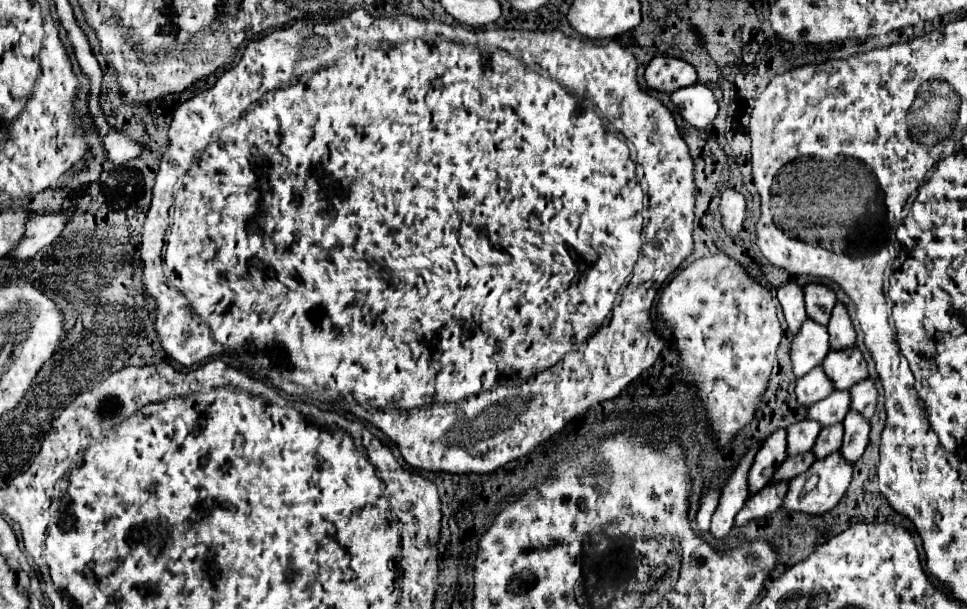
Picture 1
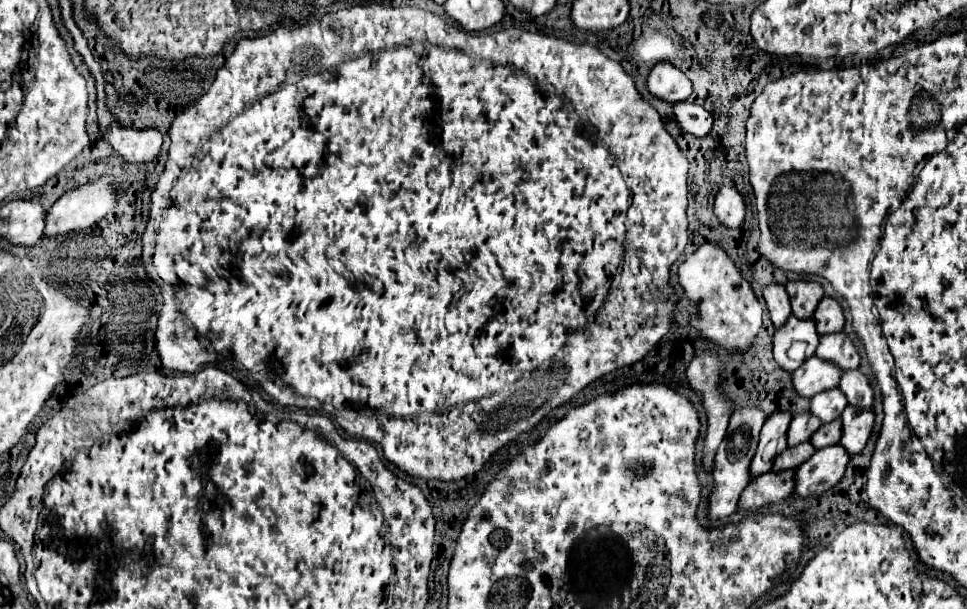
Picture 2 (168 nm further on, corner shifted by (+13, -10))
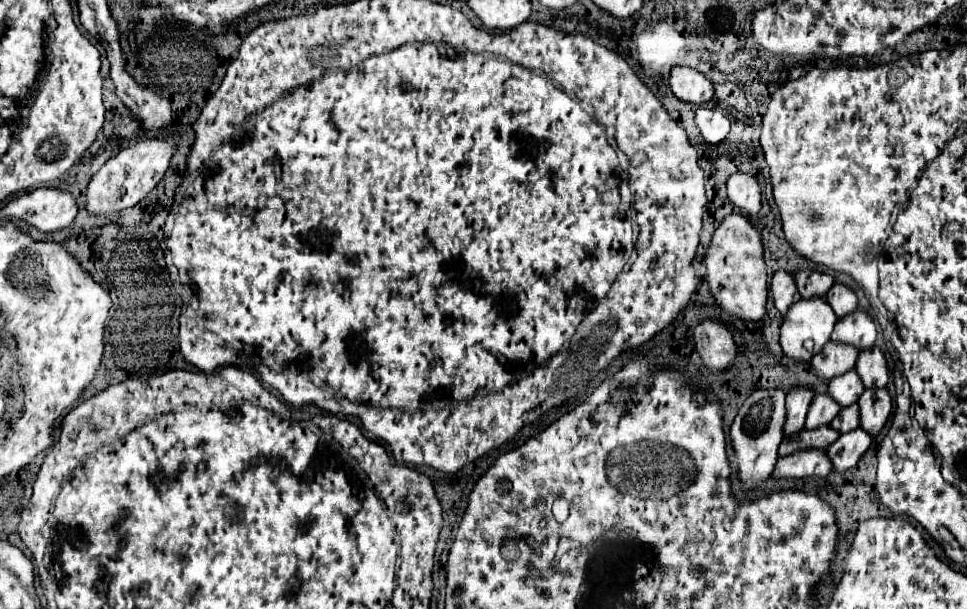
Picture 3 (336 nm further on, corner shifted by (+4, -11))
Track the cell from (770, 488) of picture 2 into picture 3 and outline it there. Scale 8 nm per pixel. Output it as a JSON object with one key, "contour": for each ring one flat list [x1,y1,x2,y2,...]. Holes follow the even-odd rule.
{"contour":[[810,449,810,451,798,451,790,457,778,459,772,479,774,481,808,479,808,477,824,479,824,477,828,477,830,471,832,471,832,465,830,465,826,453]]}

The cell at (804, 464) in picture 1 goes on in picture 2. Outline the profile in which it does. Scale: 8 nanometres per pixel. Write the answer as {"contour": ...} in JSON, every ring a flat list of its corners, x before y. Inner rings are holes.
{"contour":[[809,442,785,448,781,454,775,456,773,462,773,470,789,470,789,468,797,468,801,466,807,458,811,458,811,454,815,452,815,448]]}

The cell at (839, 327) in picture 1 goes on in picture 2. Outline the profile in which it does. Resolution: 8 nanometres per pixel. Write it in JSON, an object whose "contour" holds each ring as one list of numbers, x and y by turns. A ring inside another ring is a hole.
{"contour":[[825,296,823,302,819,302,813,318,817,322,817,330,819,330,821,336,831,334,831,332,841,332,843,326,845,326,843,306,829,296]]}

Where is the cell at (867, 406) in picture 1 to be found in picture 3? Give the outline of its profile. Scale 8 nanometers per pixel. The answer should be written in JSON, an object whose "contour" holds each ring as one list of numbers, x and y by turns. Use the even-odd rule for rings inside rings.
{"contour":[[876,345,858,355,854,371,858,373,864,387,880,389,880,387,886,387,888,383,886,359,884,359,884,353]]}

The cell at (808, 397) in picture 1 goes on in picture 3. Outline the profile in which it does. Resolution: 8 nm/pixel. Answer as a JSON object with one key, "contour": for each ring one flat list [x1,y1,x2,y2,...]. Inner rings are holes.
{"contour":[[828,341,824,345,824,349,812,357,810,367,816,373,816,377,820,377,824,381,830,381,838,375,844,375,844,373,852,371,854,365,856,365,856,359,858,359,856,347]]}

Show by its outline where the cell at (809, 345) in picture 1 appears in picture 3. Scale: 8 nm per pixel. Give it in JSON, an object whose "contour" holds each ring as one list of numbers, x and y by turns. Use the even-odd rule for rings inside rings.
{"contour":[[824,297,796,301,780,327,780,345,784,355,790,359,810,361,812,355,830,341,836,321,838,317],[808,339,814,341,812,351,804,349,804,341]]}

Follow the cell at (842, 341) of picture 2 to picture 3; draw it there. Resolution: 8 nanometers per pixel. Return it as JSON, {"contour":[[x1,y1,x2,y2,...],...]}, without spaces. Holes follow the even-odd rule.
{"contour":[[860,309,842,317,842,319,838,319,838,323,832,331,832,341,854,345,860,351,872,347,874,339,876,339,876,325]]}

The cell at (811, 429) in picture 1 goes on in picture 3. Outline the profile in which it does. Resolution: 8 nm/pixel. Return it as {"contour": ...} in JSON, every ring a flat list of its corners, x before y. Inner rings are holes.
{"contour":[[816,395,808,417,806,417,806,429,816,429,820,425,828,425,836,415,838,415,840,407,836,403,832,403,832,399,828,399,828,395]]}

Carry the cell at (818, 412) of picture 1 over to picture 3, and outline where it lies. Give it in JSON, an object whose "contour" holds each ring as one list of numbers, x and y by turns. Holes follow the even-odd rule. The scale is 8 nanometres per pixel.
{"contour":[[854,371,844,373,828,383,828,395,840,405,840,407,850,407,860,399,864,391,864,385,860,383,858,375]]}

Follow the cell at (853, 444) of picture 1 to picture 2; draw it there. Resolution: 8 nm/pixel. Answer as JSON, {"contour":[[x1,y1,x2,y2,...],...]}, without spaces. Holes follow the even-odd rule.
{"contour":[[847,406,841,414,843,420,843,438,839,440,841,446,853,456,859,454,873,430,875,424,875,412,873,408,857,408,857,406]]}

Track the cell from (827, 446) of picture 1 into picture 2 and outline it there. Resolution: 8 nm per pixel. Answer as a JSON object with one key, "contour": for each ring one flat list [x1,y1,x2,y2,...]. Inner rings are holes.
{"contour":[[835,418,833,422,827,422,827,424,821,424,821,428,811,436,811,444,815,448,823,448,823,446,831,446,831,444,837,444,841,440,841,434,843,434,843,426,841,426,841,418]]}

